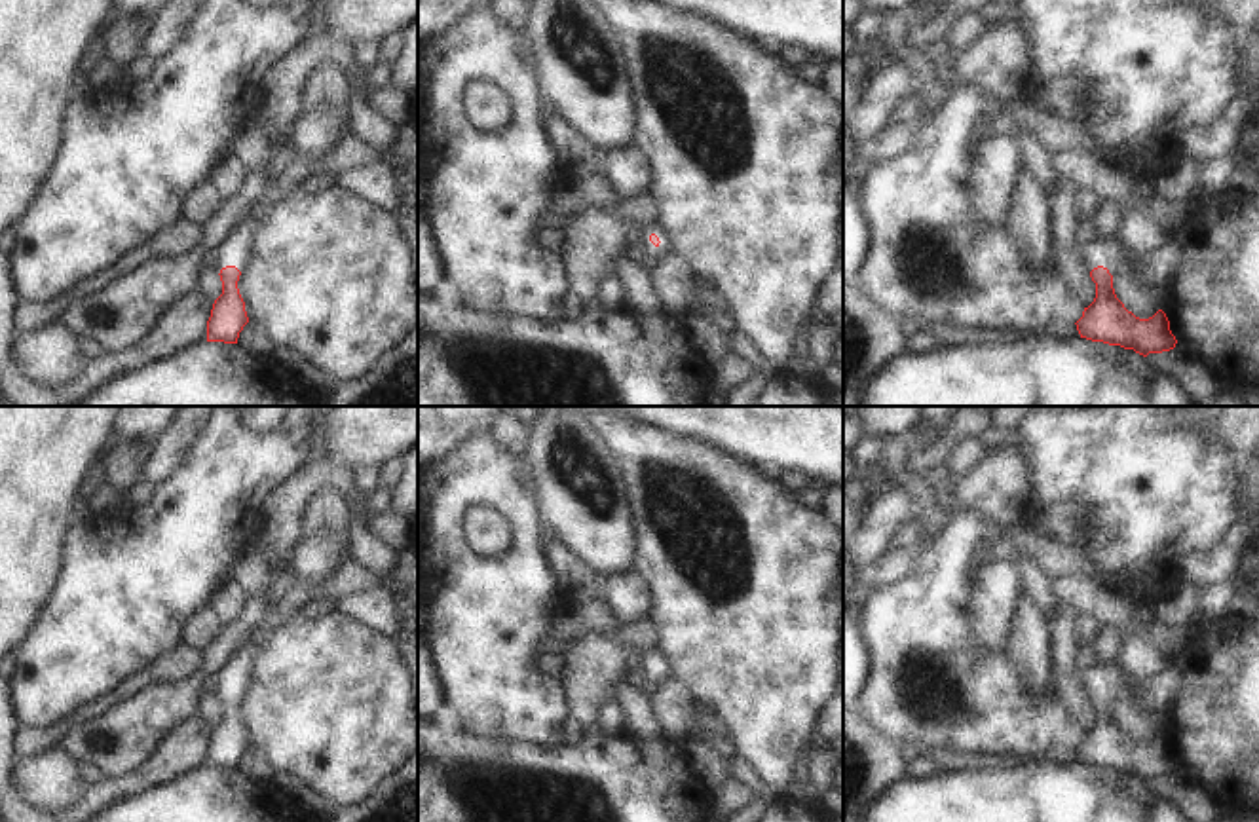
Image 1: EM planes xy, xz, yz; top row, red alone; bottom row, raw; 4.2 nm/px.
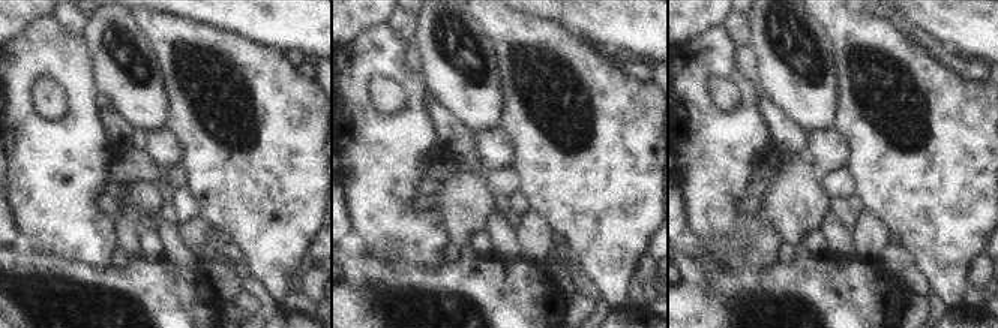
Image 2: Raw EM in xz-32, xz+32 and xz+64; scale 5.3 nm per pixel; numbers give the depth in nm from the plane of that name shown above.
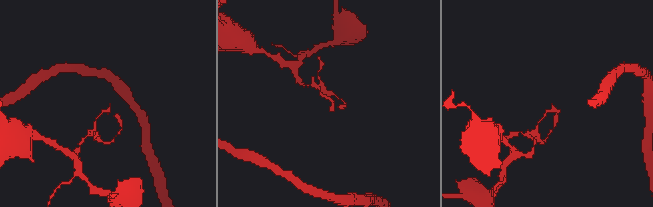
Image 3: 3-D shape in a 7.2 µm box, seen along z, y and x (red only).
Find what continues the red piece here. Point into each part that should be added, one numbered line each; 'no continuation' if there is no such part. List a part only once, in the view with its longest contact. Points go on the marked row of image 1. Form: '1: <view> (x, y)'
1: xz (646, 247)

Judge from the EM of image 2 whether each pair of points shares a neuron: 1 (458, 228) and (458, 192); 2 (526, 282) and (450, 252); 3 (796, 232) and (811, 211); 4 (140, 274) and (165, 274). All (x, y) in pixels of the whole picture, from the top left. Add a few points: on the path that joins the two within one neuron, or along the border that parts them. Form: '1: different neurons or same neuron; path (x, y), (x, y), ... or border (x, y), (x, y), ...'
1: same neuron; path (458, 219), (458, 201)
2: different neurons; border (461, 250), (461, 256), (456, 261), (446, 264)
3: same neuron; path (796, 228), (806, 216)
4: same neuron; path (146, 274), (159, 274)

